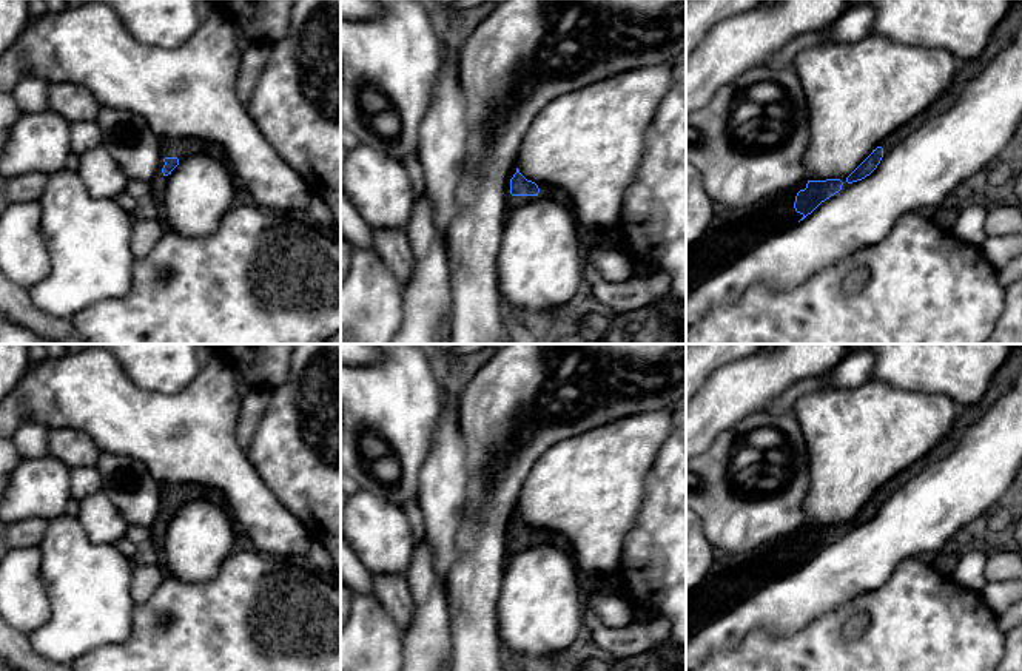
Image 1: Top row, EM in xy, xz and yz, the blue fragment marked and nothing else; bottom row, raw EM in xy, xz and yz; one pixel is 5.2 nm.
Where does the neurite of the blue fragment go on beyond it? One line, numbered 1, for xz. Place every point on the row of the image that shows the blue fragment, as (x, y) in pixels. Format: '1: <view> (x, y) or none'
1: xz (512, 202)

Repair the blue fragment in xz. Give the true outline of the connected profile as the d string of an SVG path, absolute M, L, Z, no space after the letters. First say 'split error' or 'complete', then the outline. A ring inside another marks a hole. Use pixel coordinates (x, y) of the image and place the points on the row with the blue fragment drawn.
split error | M515 167L510 171L509 182L507 182L506 211L510 213L541 197L558 201L560 204L572 210L570 197L563 188L527 180Z

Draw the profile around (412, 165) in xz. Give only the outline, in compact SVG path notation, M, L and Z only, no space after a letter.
M410 156L404 162L404 168L410 177L410 184L415 193L415 201L418 201L425 193L425 176L418 157Z

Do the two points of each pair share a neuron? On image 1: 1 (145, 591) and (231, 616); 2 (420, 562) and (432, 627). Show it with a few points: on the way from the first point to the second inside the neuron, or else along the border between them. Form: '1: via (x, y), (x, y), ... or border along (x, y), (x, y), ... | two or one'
1: border along (167, 573), (156, 591), (147, 600), (136, 605) | two
2: via (421, 577), (430, 599), (430, 611) | one

